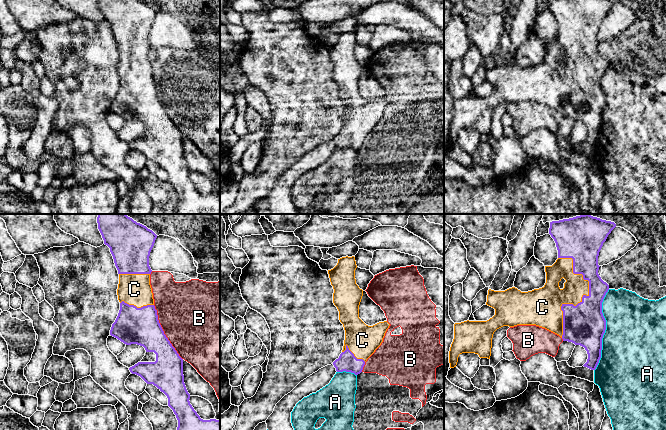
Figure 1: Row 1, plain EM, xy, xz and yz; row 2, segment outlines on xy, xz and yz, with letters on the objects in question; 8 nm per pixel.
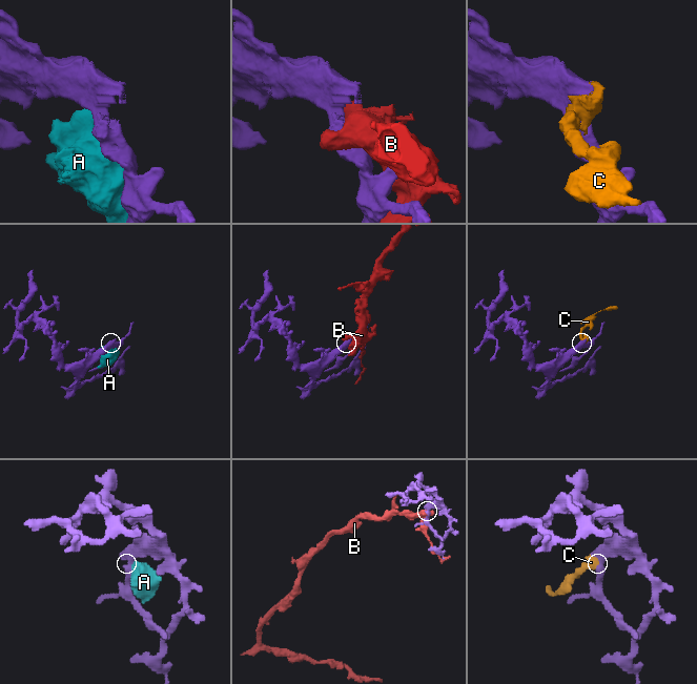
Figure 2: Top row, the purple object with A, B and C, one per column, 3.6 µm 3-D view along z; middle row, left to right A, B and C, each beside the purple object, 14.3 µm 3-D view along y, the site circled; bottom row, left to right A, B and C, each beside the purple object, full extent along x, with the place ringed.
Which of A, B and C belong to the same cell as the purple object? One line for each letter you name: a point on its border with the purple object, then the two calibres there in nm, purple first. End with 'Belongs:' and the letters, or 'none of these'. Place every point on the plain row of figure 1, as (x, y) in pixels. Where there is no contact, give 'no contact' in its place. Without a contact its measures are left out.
C: contact yz (582, 75); calibres 340 and 200 nm
Belongs: C

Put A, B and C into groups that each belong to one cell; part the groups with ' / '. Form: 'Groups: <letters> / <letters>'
Groups: A / B / C

